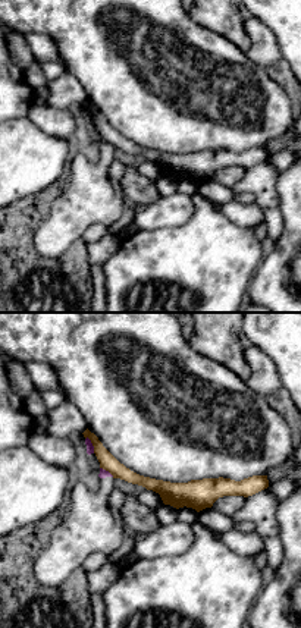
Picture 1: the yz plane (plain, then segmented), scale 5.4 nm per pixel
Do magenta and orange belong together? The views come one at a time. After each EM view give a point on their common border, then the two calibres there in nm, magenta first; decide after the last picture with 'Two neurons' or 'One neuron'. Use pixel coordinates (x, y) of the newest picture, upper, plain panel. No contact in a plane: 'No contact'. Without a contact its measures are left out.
Touches magenta at (91, 116). Thickness 50 nm (magenta) against 90 nm

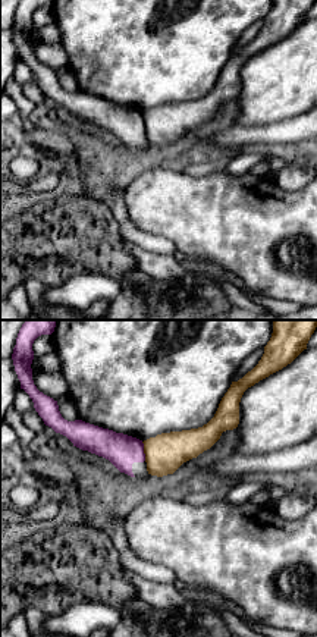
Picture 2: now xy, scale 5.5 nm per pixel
Touches magenta at (143, 122). Thickness 180 nm (magenta) against 220 nm

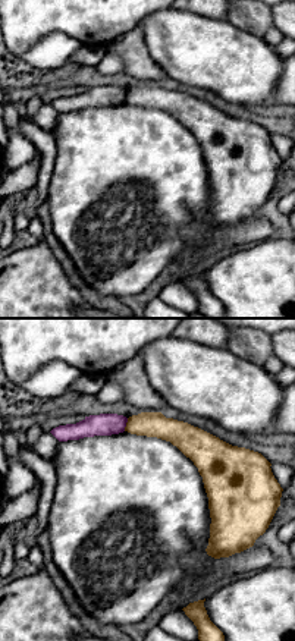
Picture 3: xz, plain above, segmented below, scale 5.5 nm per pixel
Touches magenta at (125, 96). Thickness 130 nm (magenta) against 140 nm

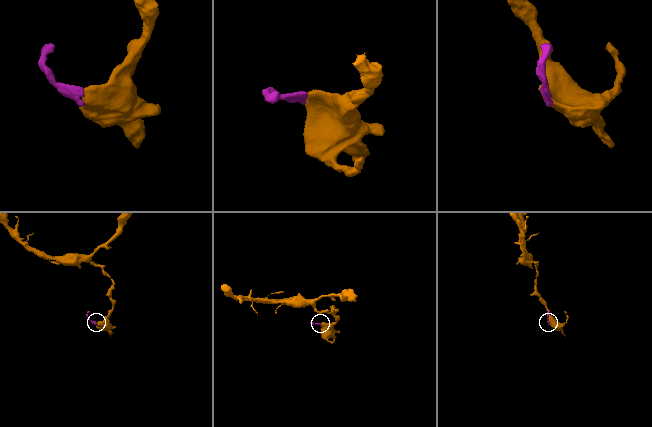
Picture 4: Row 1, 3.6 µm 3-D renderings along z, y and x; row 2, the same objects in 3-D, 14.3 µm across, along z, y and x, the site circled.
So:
Two neurons

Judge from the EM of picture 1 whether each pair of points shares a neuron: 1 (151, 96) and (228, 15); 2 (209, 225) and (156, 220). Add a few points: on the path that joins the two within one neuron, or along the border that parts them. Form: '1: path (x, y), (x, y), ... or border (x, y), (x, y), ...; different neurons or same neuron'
1: border (188, 15), (200, 25), (228, 38), (241, 50); different neurons
2: border (193, 197), (193, 214), (185, 222), (147, 231); different neurons

